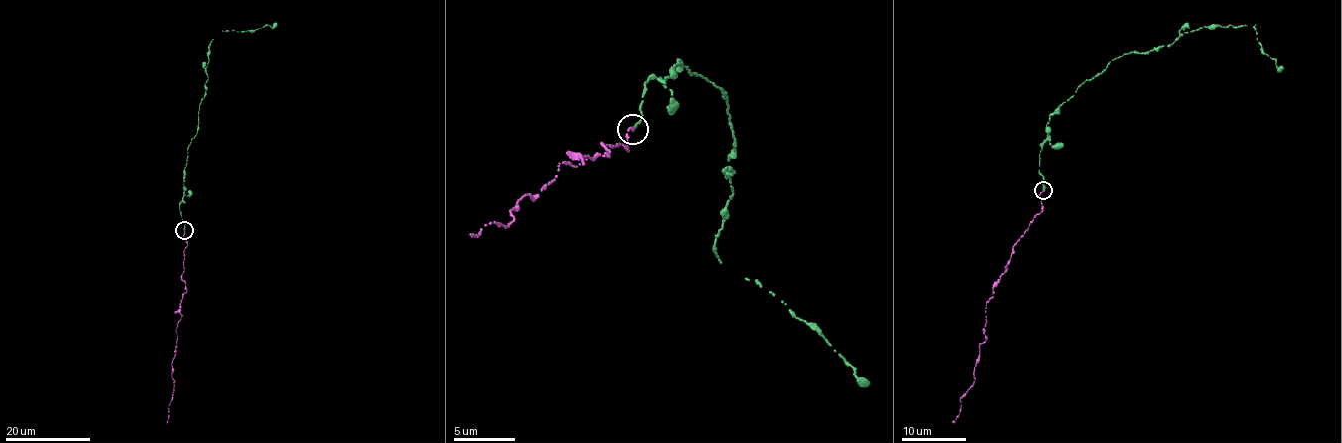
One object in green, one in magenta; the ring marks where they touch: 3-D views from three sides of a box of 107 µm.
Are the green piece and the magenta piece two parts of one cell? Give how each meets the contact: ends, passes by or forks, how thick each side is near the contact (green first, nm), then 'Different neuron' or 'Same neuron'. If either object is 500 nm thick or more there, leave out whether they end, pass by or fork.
At the ring green ends. At the ring magenta ends. Thickness 280 nm (green) against 170 nm. Same neuron

